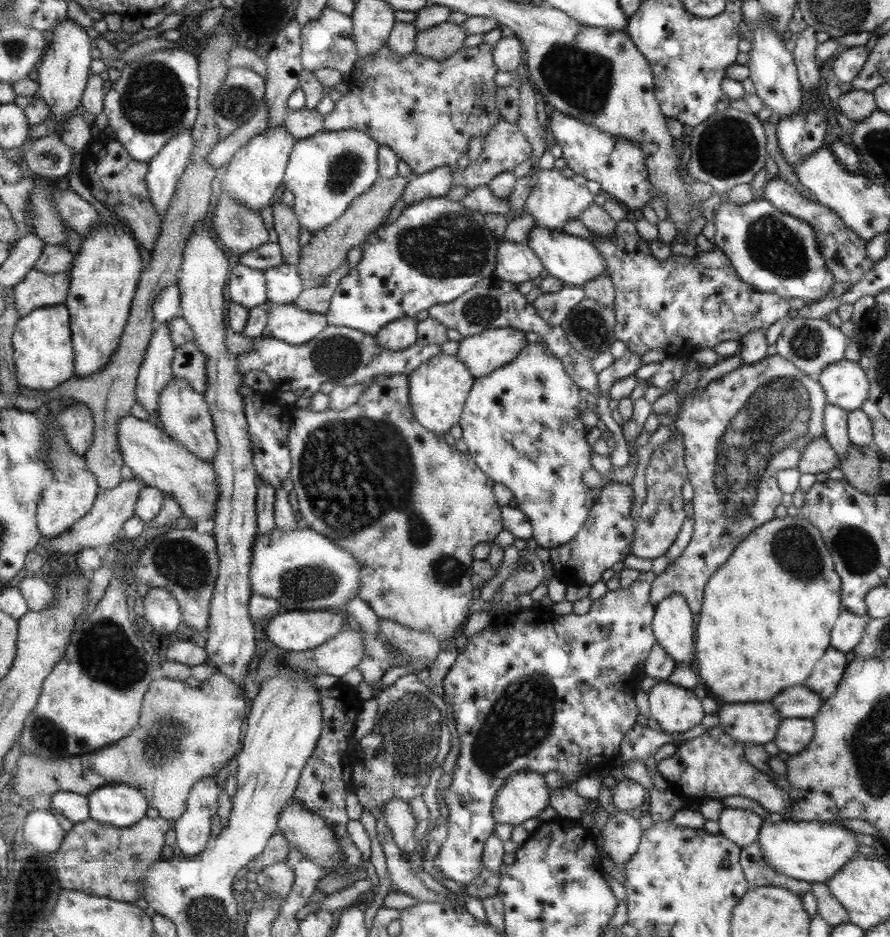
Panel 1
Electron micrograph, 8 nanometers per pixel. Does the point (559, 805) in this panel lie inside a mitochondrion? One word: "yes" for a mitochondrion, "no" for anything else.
no

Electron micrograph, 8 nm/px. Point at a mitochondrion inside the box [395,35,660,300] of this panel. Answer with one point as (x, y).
(583, 79)

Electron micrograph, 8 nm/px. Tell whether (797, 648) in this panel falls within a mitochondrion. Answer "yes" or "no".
no

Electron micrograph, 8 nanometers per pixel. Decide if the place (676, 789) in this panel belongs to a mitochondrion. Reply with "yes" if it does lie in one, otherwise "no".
no

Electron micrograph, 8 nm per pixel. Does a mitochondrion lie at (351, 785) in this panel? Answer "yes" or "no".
no

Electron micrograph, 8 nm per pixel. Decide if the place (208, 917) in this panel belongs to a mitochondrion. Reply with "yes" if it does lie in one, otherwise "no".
yes

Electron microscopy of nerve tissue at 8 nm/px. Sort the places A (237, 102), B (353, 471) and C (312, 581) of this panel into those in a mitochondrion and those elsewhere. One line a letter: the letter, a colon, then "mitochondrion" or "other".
A: mitochondrion
B: mitochondrion
C: mitochondrion

